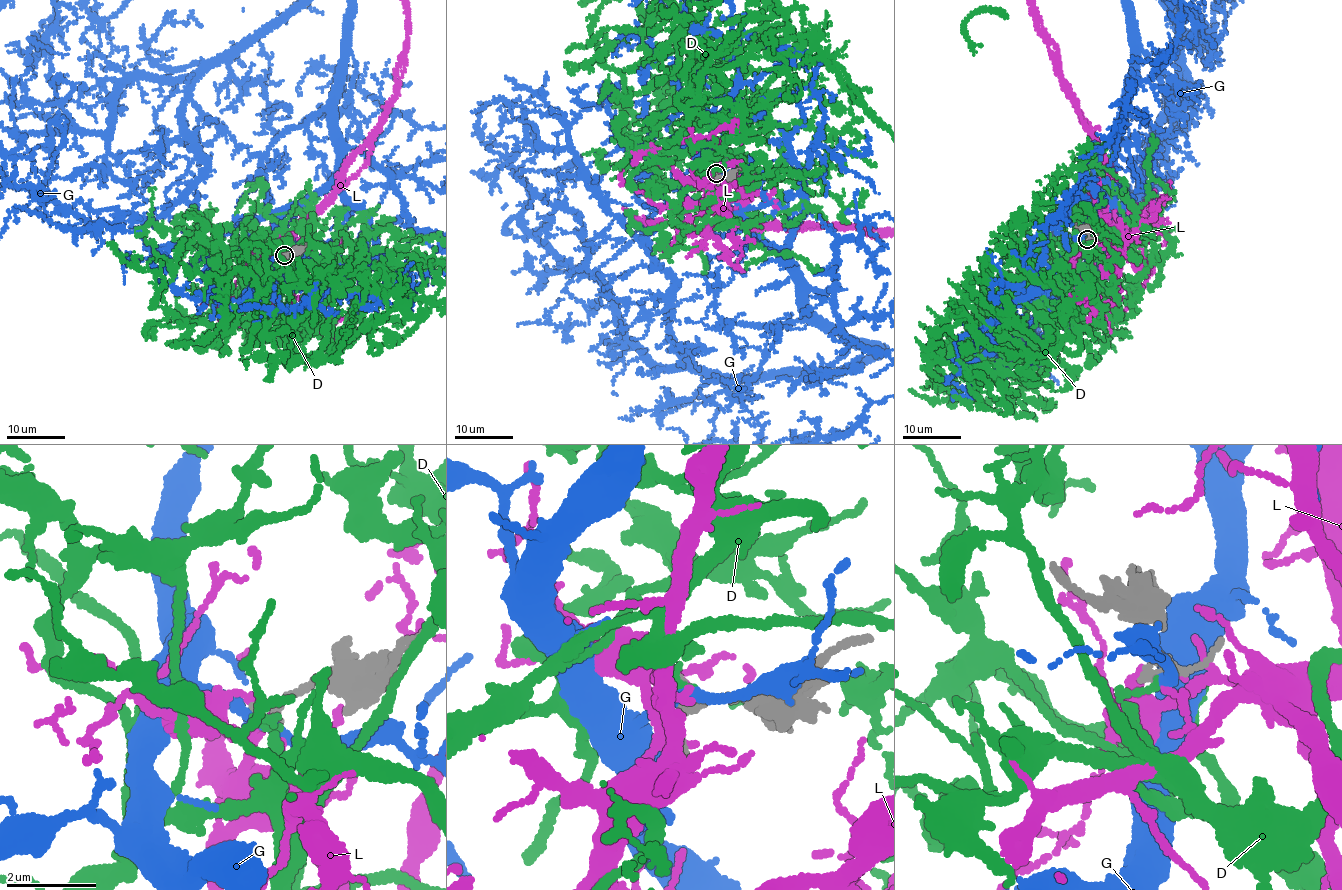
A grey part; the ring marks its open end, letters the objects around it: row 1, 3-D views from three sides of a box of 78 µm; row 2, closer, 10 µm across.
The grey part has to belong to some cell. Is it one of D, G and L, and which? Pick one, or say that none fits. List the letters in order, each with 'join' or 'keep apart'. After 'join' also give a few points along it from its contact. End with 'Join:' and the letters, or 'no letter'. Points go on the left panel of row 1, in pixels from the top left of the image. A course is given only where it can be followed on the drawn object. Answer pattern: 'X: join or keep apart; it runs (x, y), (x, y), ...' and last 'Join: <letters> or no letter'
D: keep apart
G: keep apart
L: keep apart
Join: no letter

